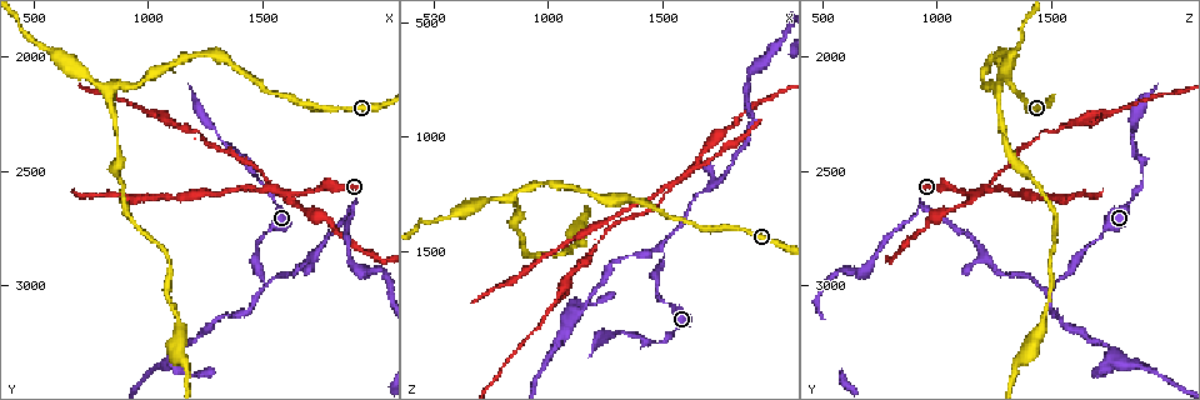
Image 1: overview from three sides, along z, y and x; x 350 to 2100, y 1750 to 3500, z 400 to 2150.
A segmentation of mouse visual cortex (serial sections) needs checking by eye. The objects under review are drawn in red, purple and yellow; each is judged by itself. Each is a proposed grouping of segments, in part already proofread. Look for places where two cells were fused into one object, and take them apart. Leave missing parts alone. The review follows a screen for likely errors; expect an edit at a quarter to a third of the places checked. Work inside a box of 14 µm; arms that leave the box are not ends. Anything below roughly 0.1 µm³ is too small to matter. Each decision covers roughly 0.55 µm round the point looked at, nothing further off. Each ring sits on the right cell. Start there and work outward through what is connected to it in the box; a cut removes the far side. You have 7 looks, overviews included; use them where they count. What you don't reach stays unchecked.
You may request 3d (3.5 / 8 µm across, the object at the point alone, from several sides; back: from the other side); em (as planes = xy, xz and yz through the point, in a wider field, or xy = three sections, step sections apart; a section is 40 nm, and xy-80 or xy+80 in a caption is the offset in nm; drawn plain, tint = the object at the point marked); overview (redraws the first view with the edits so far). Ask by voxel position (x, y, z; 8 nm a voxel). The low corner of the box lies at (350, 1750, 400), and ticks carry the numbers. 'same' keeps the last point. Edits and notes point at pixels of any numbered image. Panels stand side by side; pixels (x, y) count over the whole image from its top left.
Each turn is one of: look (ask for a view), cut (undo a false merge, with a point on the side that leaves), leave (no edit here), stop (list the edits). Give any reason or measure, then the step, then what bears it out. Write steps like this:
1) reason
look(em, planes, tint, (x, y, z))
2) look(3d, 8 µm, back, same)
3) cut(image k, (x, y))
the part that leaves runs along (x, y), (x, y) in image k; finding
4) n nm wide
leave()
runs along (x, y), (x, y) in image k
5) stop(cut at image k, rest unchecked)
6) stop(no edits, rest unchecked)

three arms meet
look(3d, 3.5 µm, (1500, 3030, 1500))

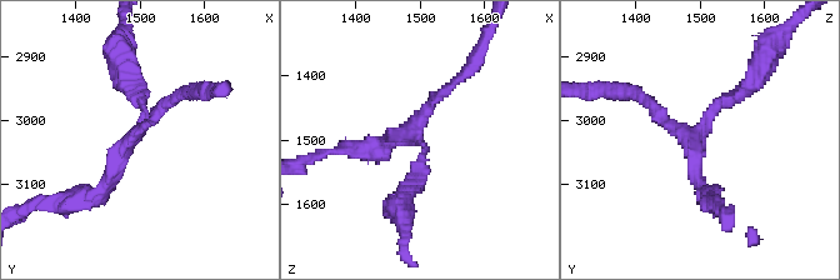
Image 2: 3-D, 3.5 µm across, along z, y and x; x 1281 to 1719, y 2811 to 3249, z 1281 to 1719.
3 arms; arms of 150, 200, 200 nm; now the EM
look(em, xy, step 1, tint, (1490, 3030, 1495))

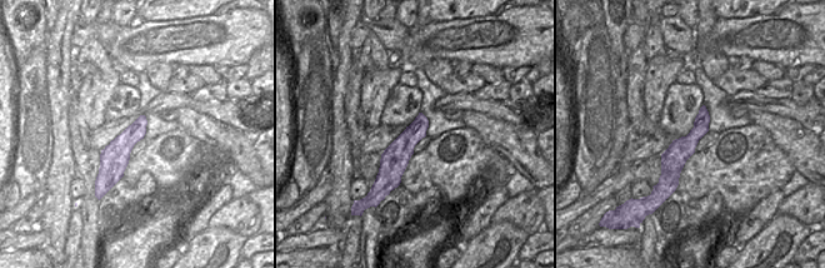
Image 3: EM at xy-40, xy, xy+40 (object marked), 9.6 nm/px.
leave()
runs along (703, 110), (673, 159), (673, 184) in image 3; one cell here

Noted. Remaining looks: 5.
a fork
look(3d, 3.5 µm, (830, 2150, 1260))

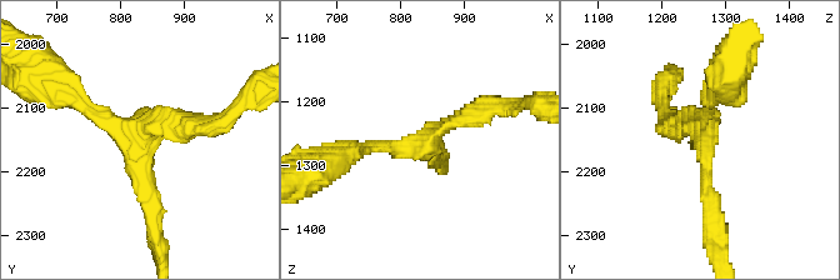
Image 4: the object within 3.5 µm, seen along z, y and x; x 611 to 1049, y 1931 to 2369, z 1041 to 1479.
3 arms; arms of 150, 200, 250 nm; now the EM
look(em, xy, step 5, tint, (835, 2145, 1265))

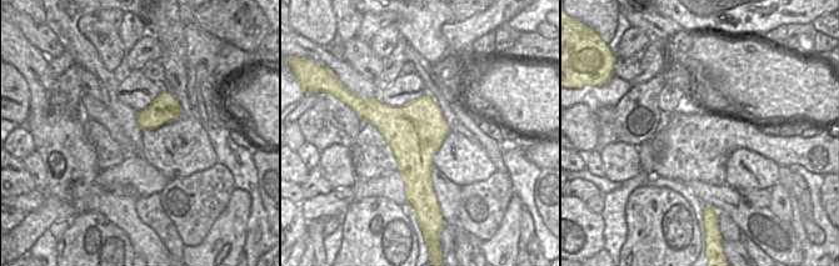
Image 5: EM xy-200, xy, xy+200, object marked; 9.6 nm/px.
cut it another way
look(em, xy, step 3, tint, same)

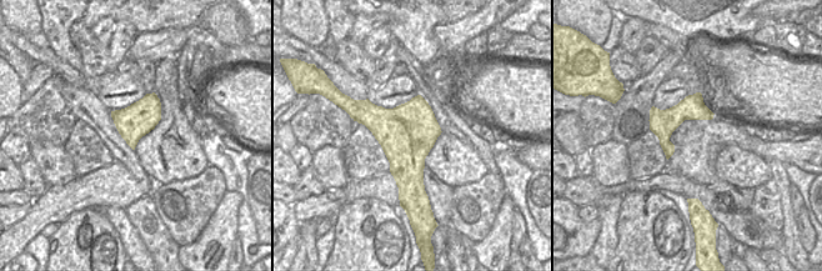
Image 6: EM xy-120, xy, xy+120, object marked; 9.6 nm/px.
leave()
runs along (214, 124), (141, 135), (153, 211) in image 4; continuous, no second cell

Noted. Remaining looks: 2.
thin neck
look(em, xy, step 2, tint, (1470, 2520, 1900))

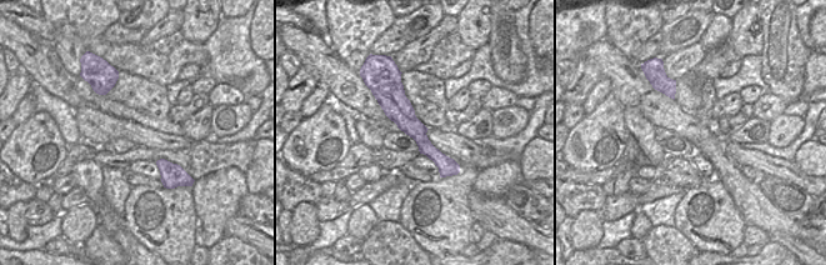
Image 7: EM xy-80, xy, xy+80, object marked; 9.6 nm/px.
see where the arms go
look(3d, 3.5 µm, same)

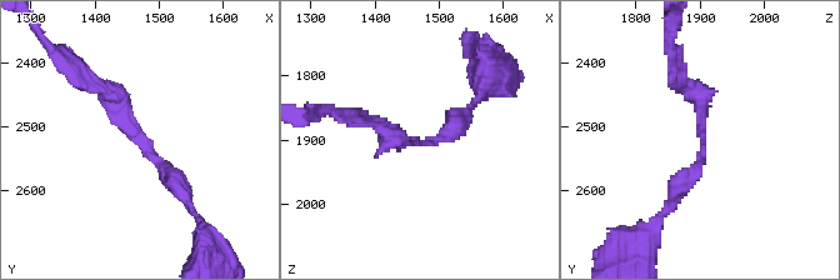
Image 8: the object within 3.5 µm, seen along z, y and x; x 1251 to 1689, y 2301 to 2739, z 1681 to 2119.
leave()
runs along (395, 80), (395, 105), (447, 173) in image 7; continuous, no second cell

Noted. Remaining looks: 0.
stop(no edits, rest unchecked)

